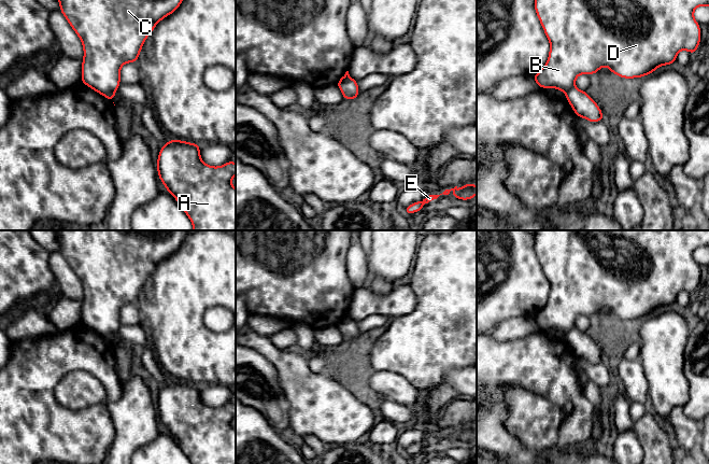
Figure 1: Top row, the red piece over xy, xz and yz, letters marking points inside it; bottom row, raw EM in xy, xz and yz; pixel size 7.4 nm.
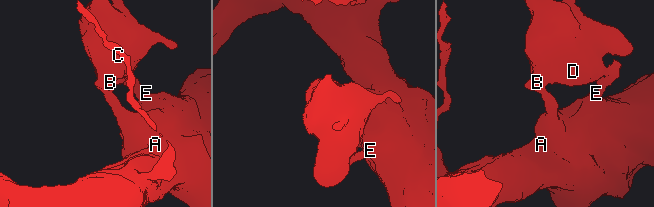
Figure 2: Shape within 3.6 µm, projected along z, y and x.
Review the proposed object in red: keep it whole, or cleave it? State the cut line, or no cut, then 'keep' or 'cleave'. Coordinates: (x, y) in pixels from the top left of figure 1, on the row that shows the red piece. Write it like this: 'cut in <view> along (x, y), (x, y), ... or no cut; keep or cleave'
cut in xz along (352, 79), (338, 86); cleave

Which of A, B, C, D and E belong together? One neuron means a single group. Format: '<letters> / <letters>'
A E / B C D

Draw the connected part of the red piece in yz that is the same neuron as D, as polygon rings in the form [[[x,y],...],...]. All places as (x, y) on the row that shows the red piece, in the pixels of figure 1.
[[[535,0],[535,12],[550,42],[550,53],[547,64],[533,76],[533,80],[539,88],[556,88],[567,94],[575,87],[579,74],[592,75],[598,73],[604,66],[610,69],[610,73],[614,73],[622,79],[643,78],[651,74],[660,66],[676,62],[677,55],[681,50],[686,50],[692,55],[696,53],[701,42],[701,31],[700,25],[694,18],[694,10],[700,5],[709,6],[709,0]]]

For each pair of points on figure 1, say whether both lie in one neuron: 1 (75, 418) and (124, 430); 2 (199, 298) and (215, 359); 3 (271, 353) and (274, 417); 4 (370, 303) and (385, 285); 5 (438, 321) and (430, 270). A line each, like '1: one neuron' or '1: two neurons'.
1: two neurons
2: one neuron
3: two neurons
4: two neurons
5: one neuron

